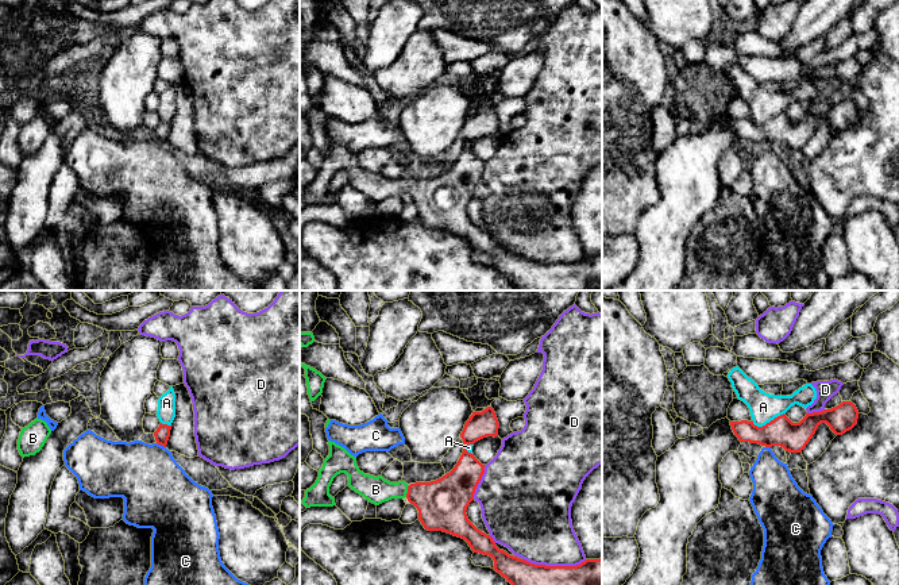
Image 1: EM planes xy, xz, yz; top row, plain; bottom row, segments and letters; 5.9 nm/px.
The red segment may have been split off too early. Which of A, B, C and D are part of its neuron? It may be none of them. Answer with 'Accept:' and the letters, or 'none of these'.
Accept: B

